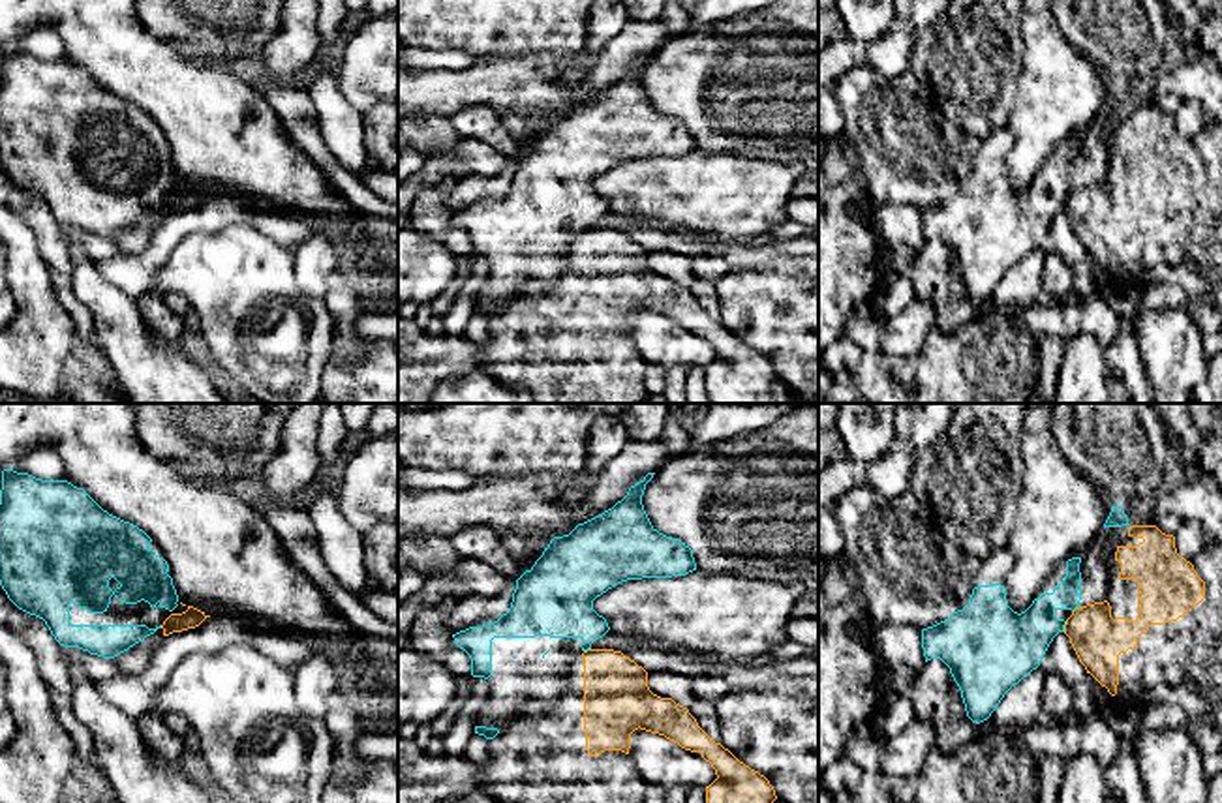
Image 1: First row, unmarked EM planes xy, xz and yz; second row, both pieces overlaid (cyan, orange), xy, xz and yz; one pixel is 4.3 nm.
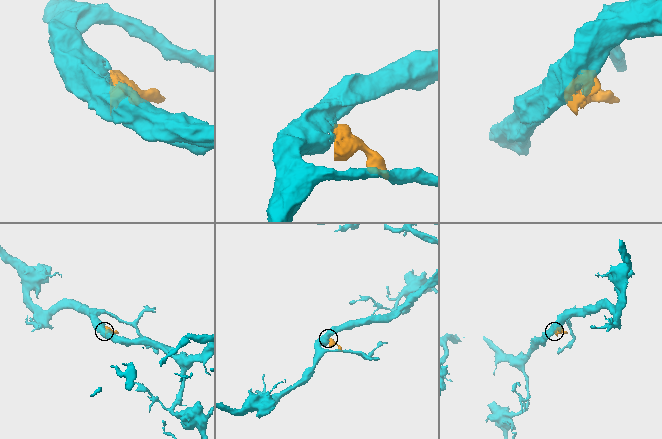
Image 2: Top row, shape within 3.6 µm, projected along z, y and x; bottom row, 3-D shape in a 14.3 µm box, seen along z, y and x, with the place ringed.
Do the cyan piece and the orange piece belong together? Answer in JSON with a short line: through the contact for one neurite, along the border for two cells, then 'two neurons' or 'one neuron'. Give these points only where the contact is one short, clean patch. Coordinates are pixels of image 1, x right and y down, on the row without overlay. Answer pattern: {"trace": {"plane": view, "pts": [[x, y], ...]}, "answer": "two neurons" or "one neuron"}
{"trace": {"plane": "yz", "pts": [[1067, 201], [1063, 211]]}, "answer": "two neurons"}

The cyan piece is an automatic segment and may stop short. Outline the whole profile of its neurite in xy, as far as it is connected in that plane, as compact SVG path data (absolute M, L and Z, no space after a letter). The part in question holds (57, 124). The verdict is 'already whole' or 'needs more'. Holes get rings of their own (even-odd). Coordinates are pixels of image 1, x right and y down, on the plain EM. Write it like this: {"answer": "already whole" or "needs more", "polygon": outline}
{"answer": "needs more", "polygon": "M13 49L2 51L0 165L19 189L43 199L60 225L103 238L154 214L180 184L163 131L143 109L109 94L68 60L41 60Z"}

